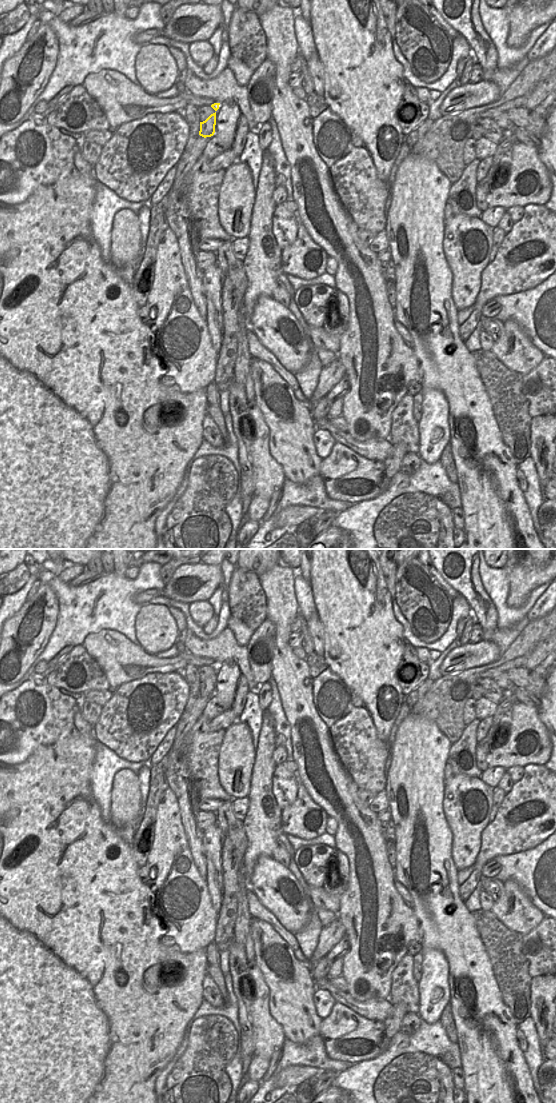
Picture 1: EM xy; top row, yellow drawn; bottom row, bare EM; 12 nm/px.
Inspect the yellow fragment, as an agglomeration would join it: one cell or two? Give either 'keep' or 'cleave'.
keep

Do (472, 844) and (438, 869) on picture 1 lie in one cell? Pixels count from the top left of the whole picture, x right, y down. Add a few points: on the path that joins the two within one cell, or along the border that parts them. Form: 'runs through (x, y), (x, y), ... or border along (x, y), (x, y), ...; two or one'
border along (452, 835), (451, 858), (458, 870); two

